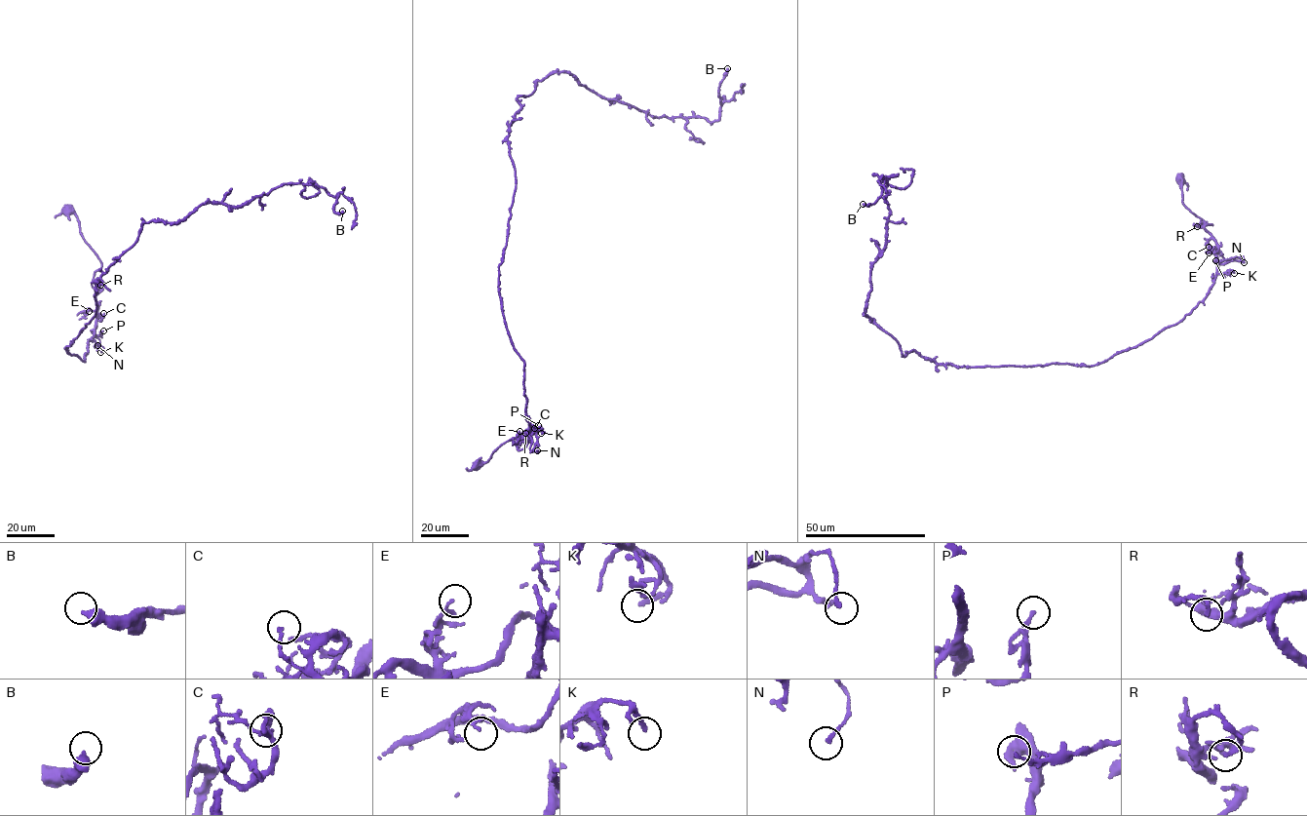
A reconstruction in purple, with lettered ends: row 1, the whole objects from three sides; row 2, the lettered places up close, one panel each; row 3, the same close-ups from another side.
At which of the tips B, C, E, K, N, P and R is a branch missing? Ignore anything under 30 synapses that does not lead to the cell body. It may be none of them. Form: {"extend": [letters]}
{"extend": []}

